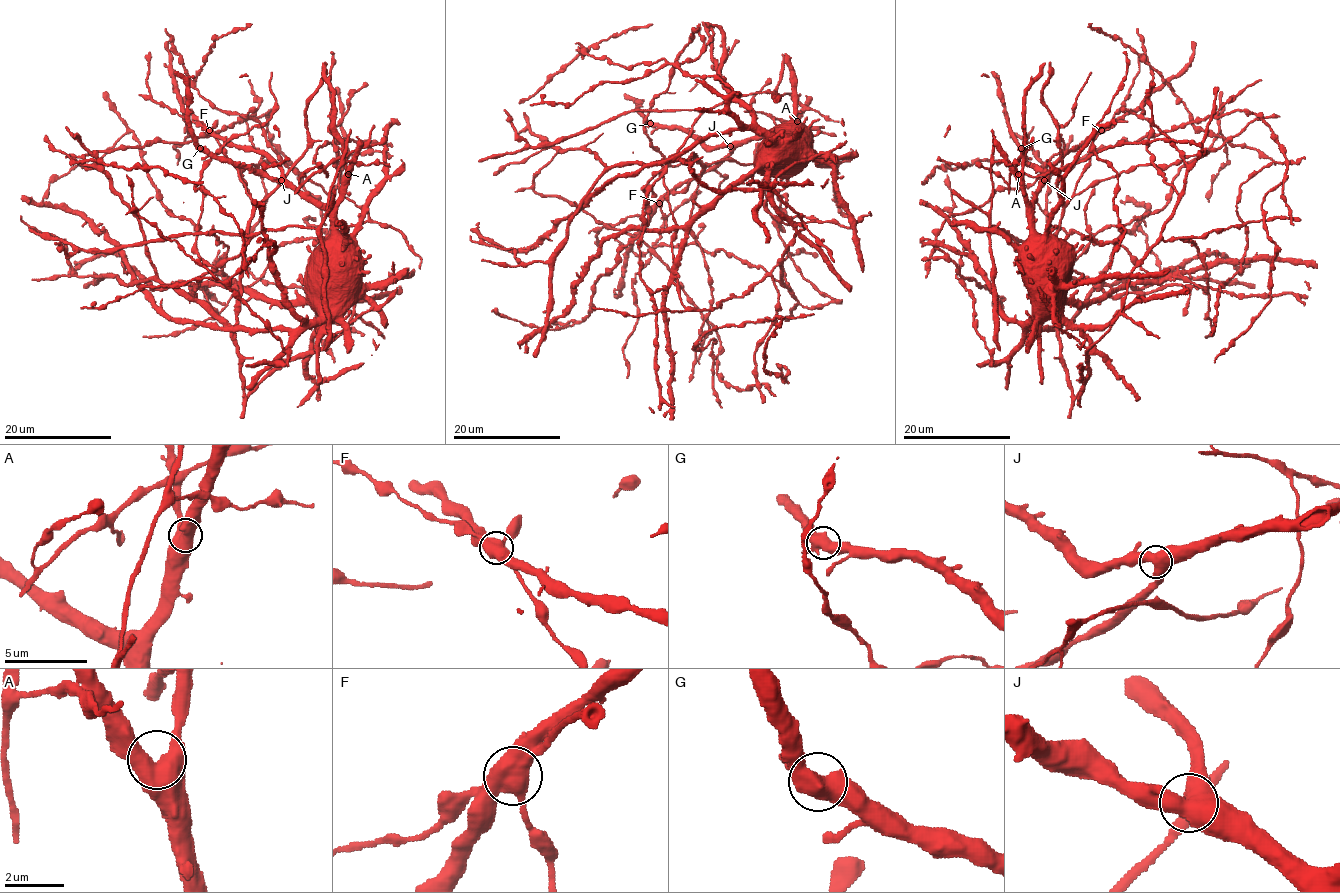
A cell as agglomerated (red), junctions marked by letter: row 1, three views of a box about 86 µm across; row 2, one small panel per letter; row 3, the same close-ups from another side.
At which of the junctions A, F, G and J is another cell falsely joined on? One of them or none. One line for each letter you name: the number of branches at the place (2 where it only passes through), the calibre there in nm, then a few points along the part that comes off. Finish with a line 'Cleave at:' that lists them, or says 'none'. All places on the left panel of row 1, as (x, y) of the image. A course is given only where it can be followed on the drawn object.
Cleave at: none

